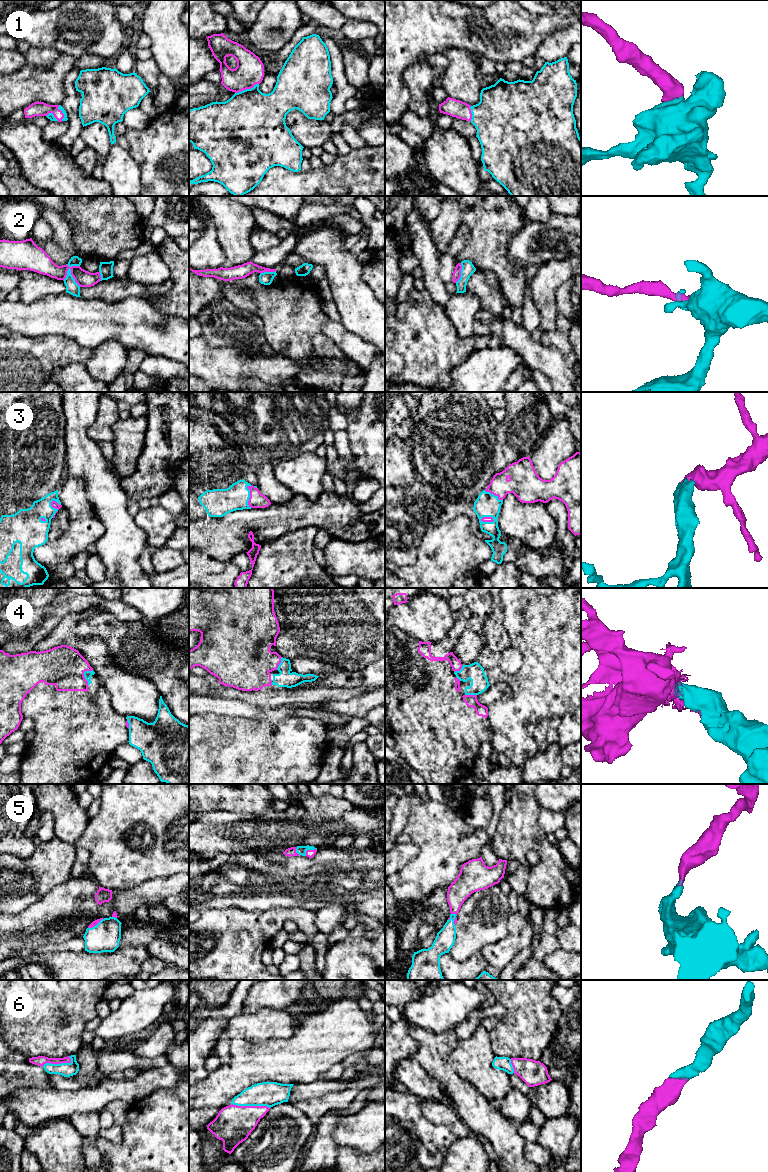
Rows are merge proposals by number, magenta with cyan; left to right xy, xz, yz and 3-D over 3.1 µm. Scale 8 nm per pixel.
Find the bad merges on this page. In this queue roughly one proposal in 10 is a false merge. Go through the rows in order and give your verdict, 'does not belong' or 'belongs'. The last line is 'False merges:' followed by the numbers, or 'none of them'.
1: belongs
2: does not belong
3: belongs
4: belongs
5: belongs
6: belongs
False merges: 2

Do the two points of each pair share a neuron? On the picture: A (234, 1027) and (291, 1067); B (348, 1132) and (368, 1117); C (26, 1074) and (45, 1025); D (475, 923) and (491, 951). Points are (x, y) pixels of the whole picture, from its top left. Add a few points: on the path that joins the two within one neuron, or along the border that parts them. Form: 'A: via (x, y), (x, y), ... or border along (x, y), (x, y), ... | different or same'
A: border along (280, 1038), (260, 1043), (248, 1043) | different
B: via (353, 1131), (363, 1122) | same
C: border along (10, 1046), (28, 1058) | different
D: border along (507, 931), (504, 937), (486, 944), (479, 951) | different

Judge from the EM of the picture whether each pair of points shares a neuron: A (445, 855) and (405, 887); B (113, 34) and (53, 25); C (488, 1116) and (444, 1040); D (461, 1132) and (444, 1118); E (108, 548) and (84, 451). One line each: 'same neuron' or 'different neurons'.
A: same neuron
B: same neuron
C: same neuron
D: same neuron
E: same neuron

